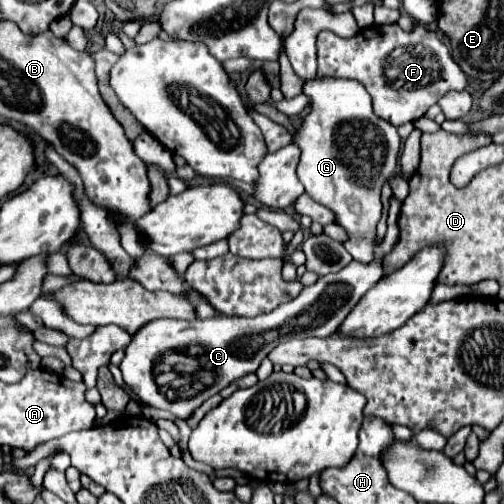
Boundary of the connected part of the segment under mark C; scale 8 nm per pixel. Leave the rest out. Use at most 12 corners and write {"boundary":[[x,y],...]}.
{"boundary":[[399,239],[257,318],[157,320],[121,362],[149,406],[189,420],[273,346],[333,334]]}

